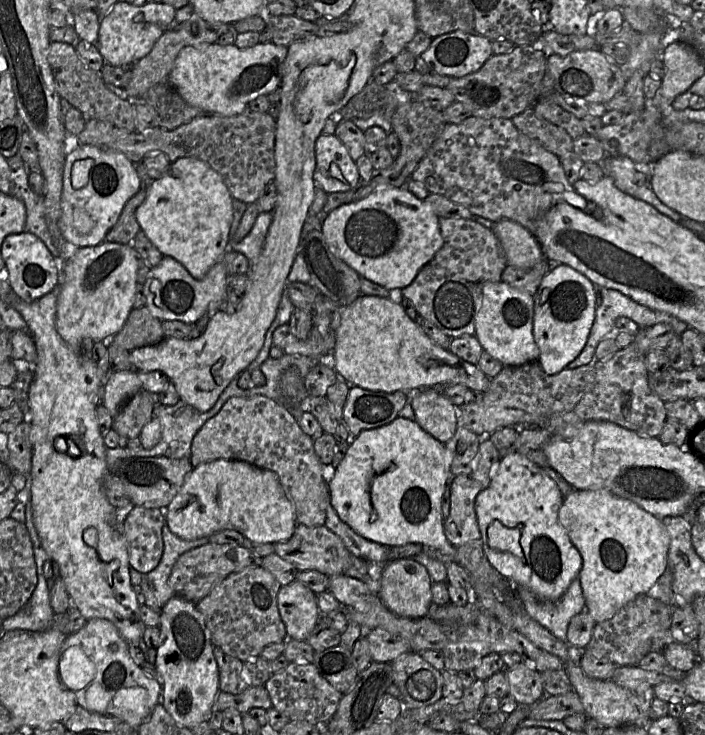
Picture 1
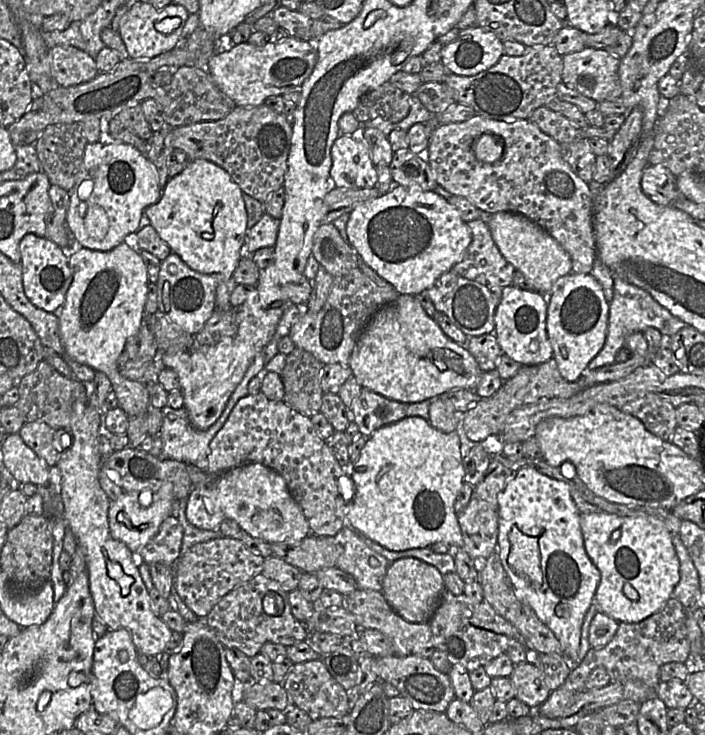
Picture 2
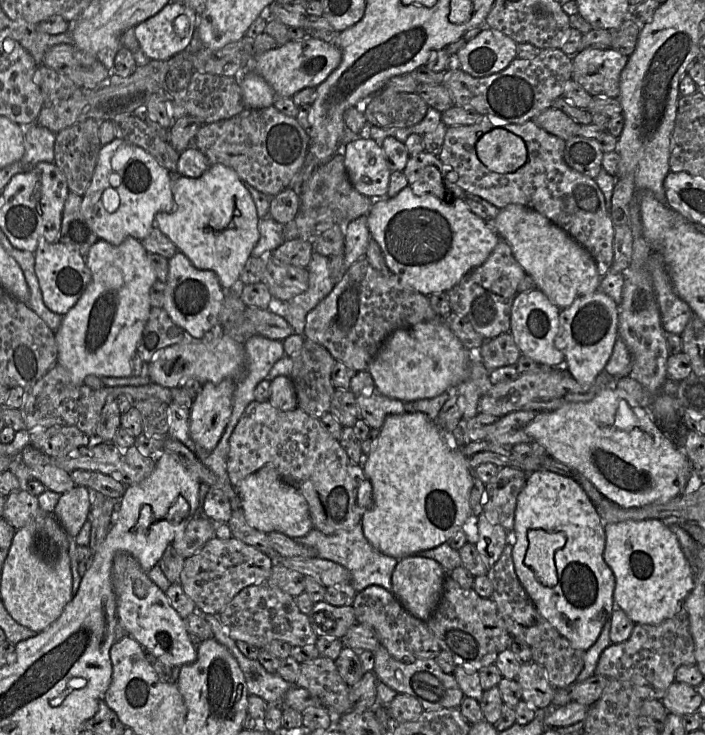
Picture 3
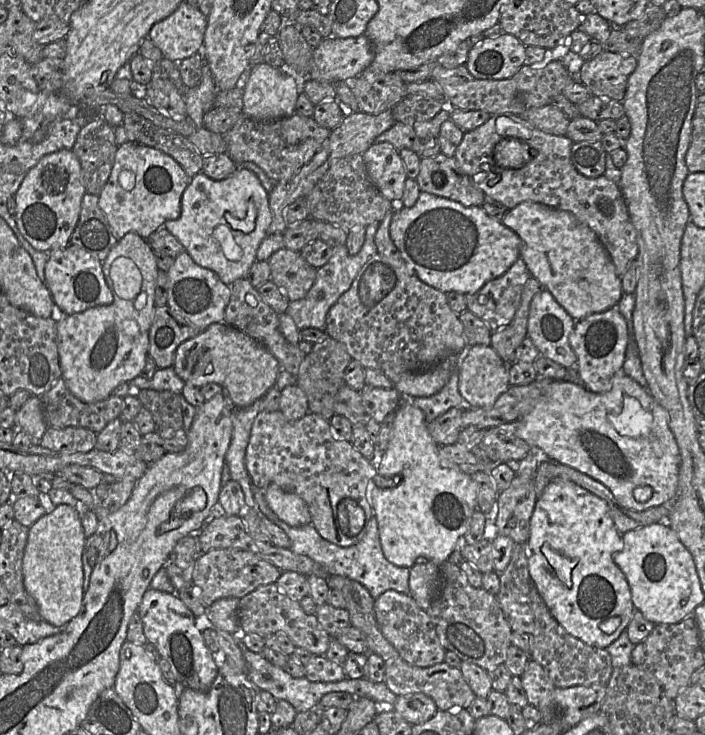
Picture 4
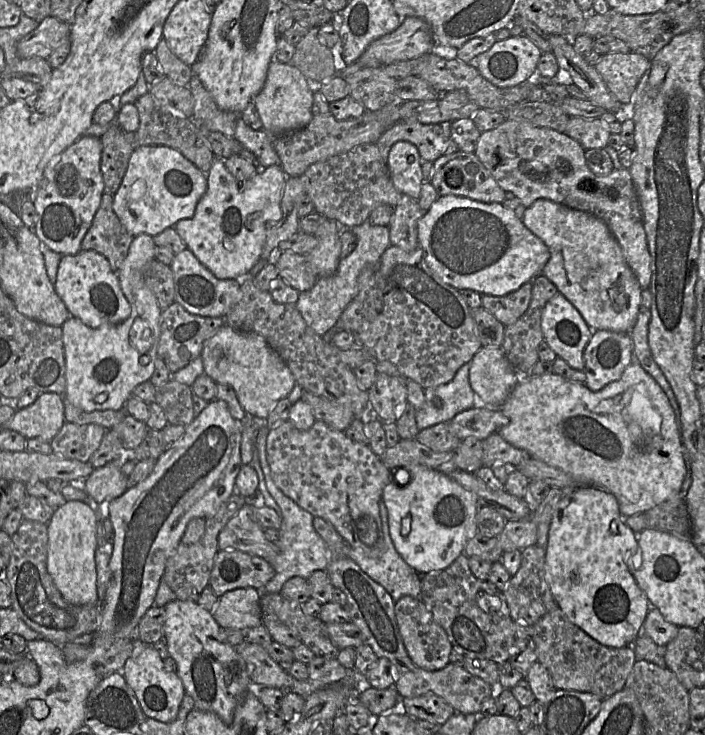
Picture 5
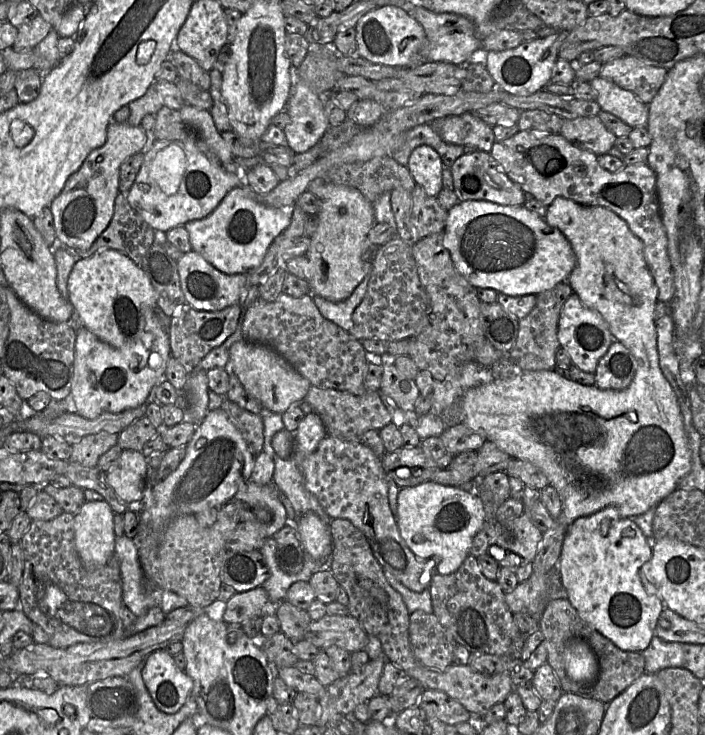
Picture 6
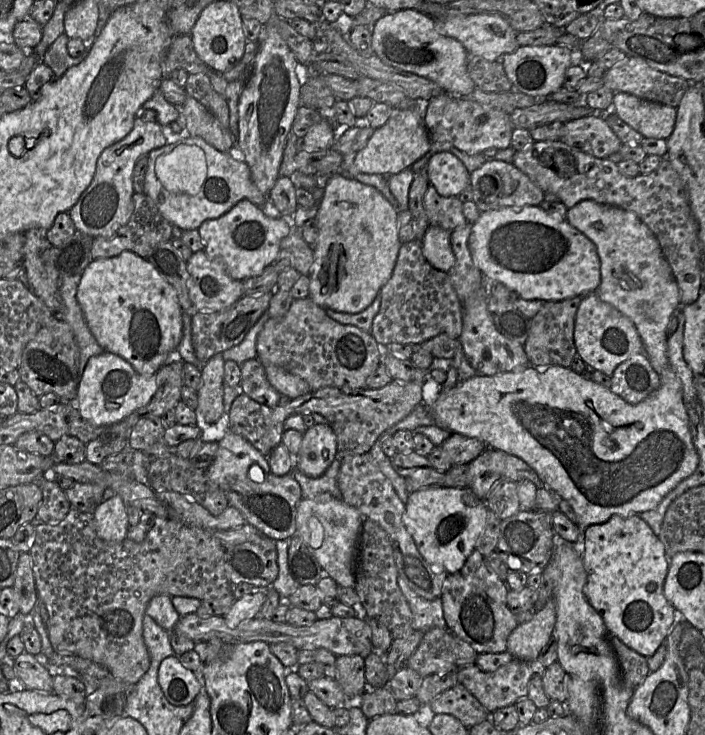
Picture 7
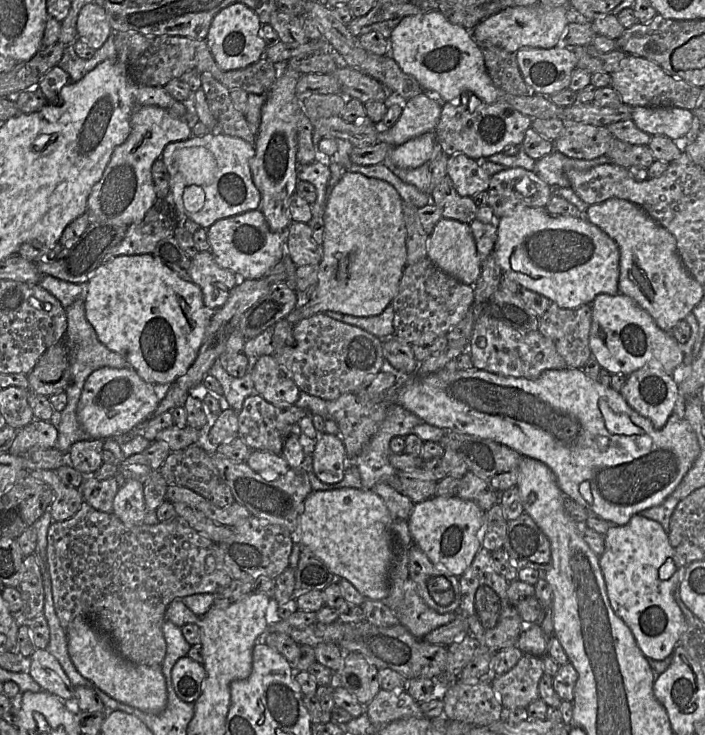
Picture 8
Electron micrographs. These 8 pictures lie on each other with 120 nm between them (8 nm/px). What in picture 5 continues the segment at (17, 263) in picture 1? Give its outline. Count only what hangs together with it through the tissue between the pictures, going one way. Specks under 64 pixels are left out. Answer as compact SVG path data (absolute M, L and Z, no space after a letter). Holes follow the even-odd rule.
M80 250L73 255L62 255L54 287L70 315L92 328L119 324L131 314L131 306L121 289L117 272L108 259L96 251Z

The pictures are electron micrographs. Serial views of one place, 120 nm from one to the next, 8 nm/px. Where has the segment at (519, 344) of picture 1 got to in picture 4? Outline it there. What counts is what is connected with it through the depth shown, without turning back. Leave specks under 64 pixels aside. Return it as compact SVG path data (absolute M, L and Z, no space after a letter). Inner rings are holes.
M543 289L530 303L526 338L531 340L540 356L577 371L577 357L569 344L575 322L551 293Z

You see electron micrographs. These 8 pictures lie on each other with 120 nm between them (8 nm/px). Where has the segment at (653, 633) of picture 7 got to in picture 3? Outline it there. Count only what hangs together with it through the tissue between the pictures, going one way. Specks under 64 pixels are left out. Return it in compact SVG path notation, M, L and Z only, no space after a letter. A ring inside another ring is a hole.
M536 470L527 474L526 483L517 497L512 530L515 537L515 543L512 549L515 572L540 615L544 617L561 636L565 637L574 649L586 651L597 641L604 626L609 622L609 618L614 610L613 594L615 589L615 576L603 558L605 548L605 524L601 520L596 506L589 499L581 486L574 480L547 470Z

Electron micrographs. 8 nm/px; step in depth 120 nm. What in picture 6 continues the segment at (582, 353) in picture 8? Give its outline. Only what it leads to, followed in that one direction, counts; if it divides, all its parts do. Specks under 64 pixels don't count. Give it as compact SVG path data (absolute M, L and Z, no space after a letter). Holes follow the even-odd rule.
M567 282L558 283L553 288L536 295L536 304L531 312L519 320L517 339L512 349L506 353L510 361L520 371L539 371L556 366L555 355L560 348L557 337L561 309L572 295L573 289Z

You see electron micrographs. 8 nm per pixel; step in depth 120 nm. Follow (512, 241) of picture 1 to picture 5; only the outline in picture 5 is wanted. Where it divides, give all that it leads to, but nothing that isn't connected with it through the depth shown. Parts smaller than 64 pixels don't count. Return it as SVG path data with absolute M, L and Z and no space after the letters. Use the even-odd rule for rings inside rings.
M538 199L527 207L521 220L549 249L550 258L541 275L557 287L558 292L579 311L587 325L593 331L608 330L630 334L641 305L641 287L606 224L587 212L546 199Z

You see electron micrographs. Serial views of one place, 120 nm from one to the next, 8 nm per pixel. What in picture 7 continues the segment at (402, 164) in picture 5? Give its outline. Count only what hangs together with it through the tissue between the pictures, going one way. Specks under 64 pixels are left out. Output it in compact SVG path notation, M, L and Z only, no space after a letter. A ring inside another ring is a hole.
M450 152L433 154L426 165L429 184L443 197L458 197L470 187L470 172Z

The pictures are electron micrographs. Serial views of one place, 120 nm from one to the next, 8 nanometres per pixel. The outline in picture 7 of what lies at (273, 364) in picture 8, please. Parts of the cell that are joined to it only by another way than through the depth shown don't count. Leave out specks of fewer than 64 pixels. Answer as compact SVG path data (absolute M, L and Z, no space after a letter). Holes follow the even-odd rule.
M252 358L240 365L240 389L254 401L269 407L275 407L283 397L268 381L265 368L257 358Z

